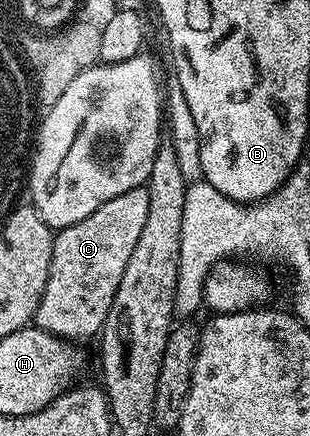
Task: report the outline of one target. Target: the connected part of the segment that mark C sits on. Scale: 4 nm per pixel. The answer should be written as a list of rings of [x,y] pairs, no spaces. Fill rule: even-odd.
[[[141,185],[129,192],[121,192],[121,196],[113,196],[113,200],[101,204],[101,208],[93,212],[93,216],[85,216],[85,220],[77,220],[77,224],[58,231],[53,240],[49,280],[41,296],[41,304],[37,304],[34,325],[76,344],[82,343],[82,338],[94,339],[102,331],[105,316],[113,304],[113,296],[117,296],[117,284],[121,284],[121,276],[125,276],[125,264],[129,264],[129,256],[133,256],[133,248],[141,237],[148,213],[149,192],[146,185]]]

